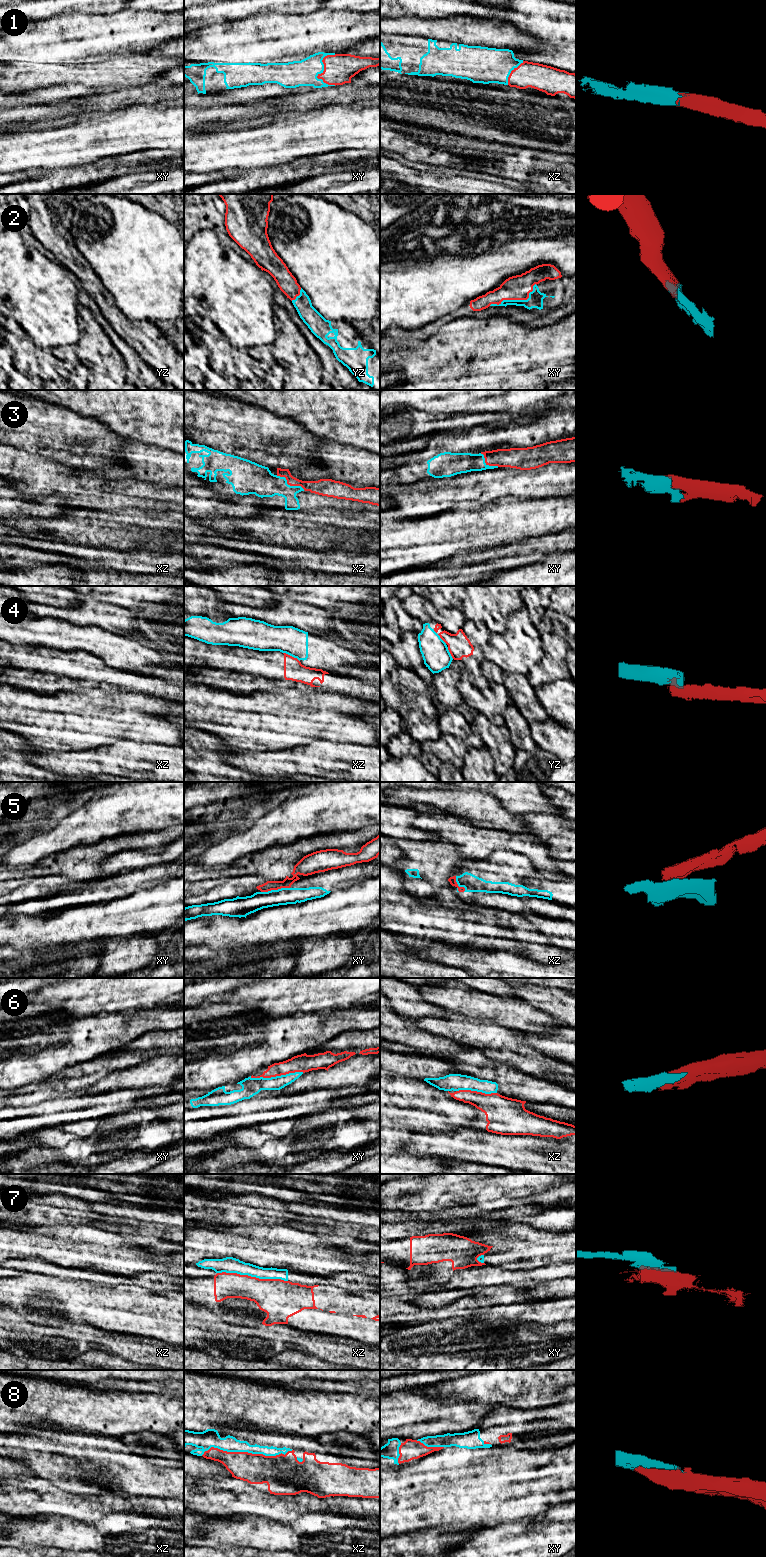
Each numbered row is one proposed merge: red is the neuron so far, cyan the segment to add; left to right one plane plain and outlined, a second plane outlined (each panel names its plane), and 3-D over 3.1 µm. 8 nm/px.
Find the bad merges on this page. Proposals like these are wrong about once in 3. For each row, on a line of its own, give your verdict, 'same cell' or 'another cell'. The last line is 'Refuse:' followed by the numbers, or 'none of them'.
1: same cell
2: same cell
3: same cell
4: another cell
5: another cell
6: same cell
7: another cell
8: same cell
Refuse: 4, 5, 7

